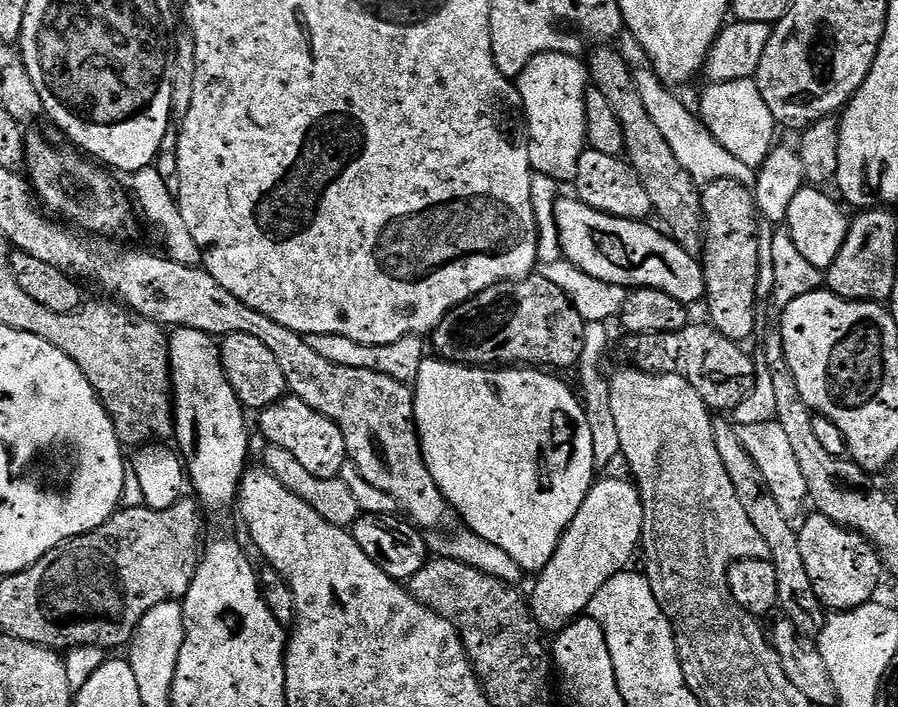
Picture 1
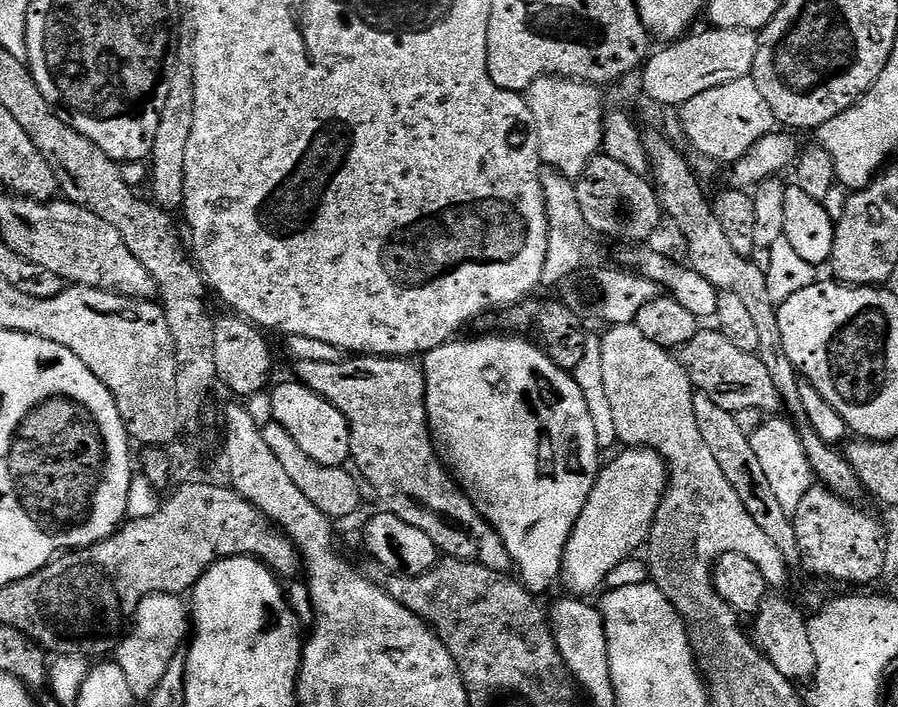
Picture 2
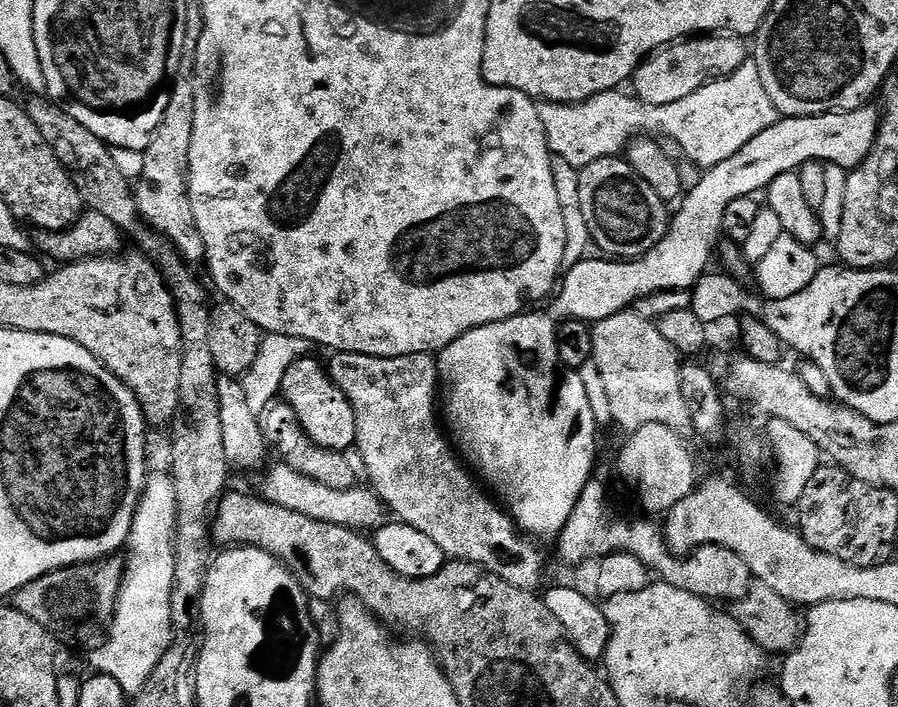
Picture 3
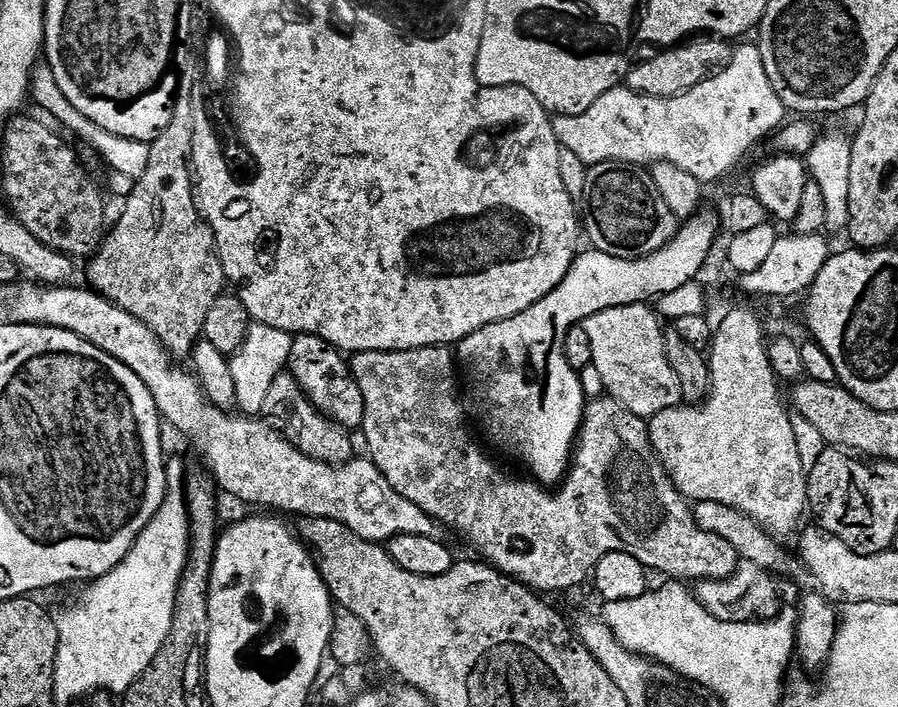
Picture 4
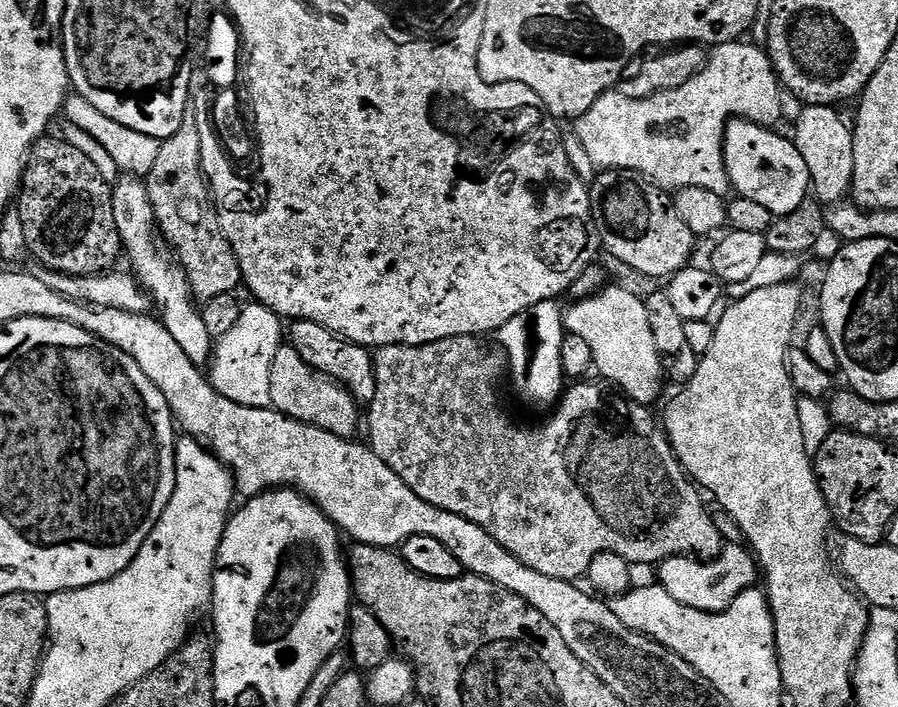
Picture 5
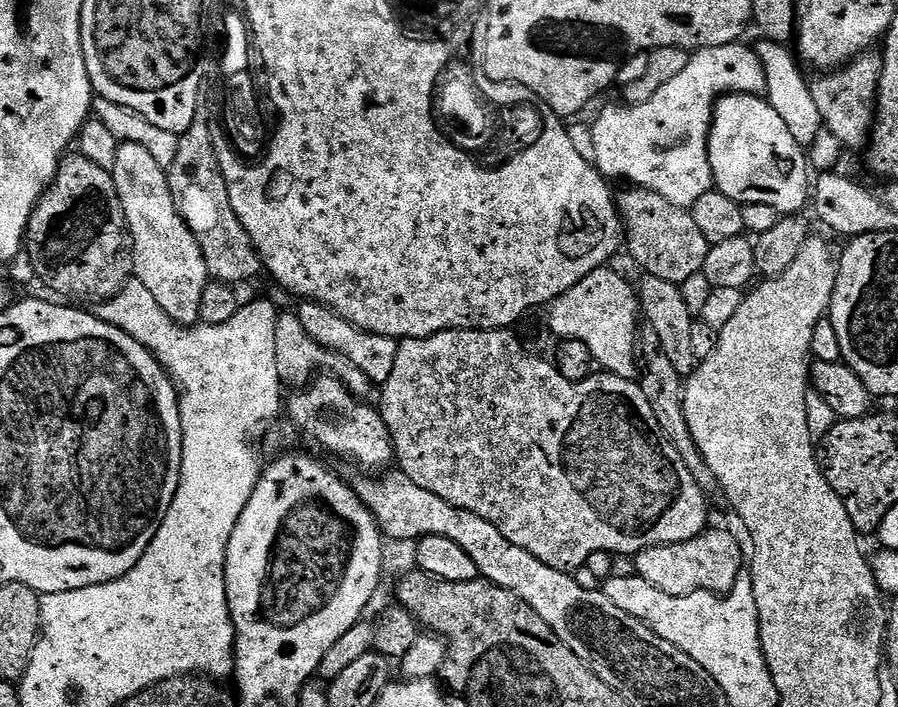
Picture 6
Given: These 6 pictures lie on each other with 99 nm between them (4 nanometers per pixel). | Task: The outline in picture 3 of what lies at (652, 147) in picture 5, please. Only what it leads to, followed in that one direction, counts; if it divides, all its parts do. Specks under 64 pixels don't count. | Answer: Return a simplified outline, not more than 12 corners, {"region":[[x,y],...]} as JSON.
{"region":[[752,62],[666,106],[541,103],[582,169],[669,136],[707,170],[778,119]]}

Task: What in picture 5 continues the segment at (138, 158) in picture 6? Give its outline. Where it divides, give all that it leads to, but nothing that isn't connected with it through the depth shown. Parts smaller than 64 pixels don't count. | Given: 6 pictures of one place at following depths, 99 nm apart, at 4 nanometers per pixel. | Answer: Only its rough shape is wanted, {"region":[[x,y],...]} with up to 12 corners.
{"region":[[121,175],[114,222],[131,271],[186,358],[206,330],[183,266],[160,235],[147,183]]}

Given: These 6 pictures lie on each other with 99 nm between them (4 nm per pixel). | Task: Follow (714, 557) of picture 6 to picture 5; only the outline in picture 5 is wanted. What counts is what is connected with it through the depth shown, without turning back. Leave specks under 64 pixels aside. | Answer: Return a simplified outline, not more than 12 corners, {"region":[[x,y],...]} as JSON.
{"region":[[725,543],[714,560],[671,556],[658,584],[694,610],[726,611],[758,580],[756,557]]}

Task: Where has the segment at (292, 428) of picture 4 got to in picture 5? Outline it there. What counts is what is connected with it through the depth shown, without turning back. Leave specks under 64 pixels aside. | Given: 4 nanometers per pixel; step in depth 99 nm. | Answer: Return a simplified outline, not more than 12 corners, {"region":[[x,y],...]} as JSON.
{"region":[[288,342],[270,362],[270,405],[343,440],[361,405]]}

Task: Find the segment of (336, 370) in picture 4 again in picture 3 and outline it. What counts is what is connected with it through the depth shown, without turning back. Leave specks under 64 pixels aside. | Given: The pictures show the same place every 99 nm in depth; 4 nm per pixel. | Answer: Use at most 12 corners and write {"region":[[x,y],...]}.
{"region":[[315,355],[282,378],[280,396],[318,446],[347,453],[354,406]]}

